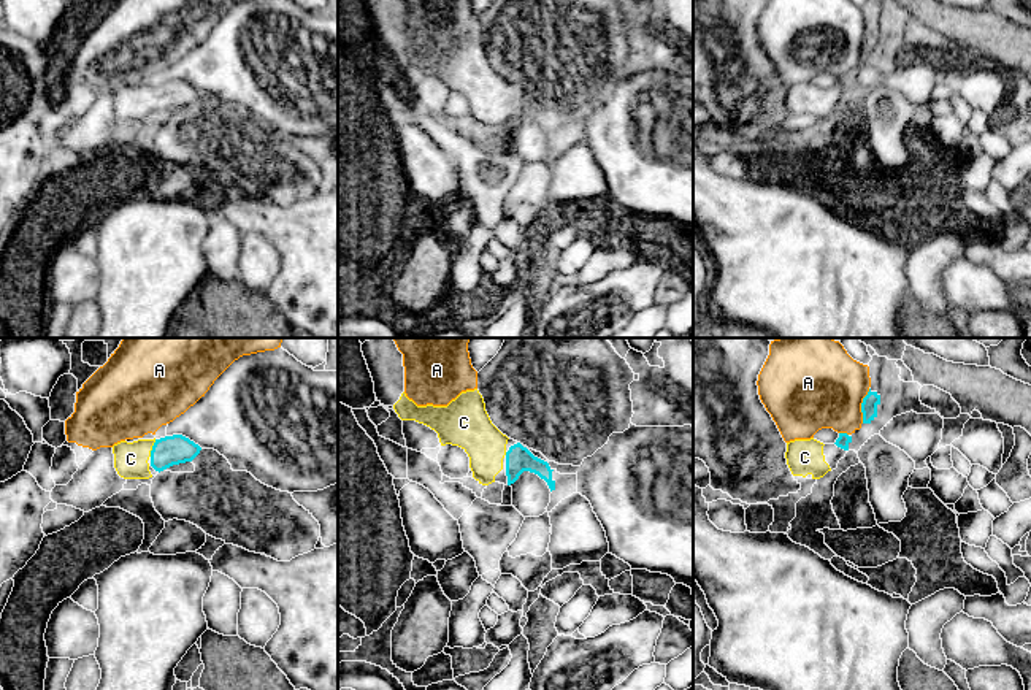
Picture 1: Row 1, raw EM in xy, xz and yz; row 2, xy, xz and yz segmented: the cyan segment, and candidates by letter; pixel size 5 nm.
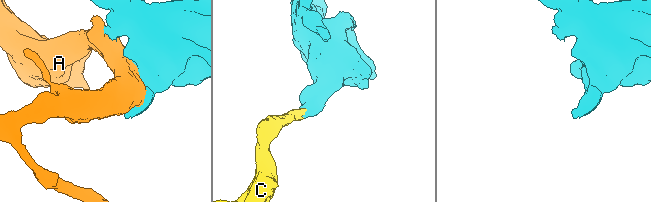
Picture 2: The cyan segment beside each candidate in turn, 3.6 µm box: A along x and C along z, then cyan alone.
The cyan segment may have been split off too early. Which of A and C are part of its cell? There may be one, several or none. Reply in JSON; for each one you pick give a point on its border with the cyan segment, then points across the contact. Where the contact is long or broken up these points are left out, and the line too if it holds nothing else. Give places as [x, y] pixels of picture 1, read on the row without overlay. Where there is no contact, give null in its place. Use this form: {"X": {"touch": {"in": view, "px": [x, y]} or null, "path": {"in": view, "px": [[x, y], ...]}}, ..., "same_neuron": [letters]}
{"C": {"touch": {"in": "xy", "px": [153, 92]}, "path": {"in": "xy", "px": [[168, 95], [153, 92], [145, 92], [130, 103]]}}, "same_neuron": ["C"]}

